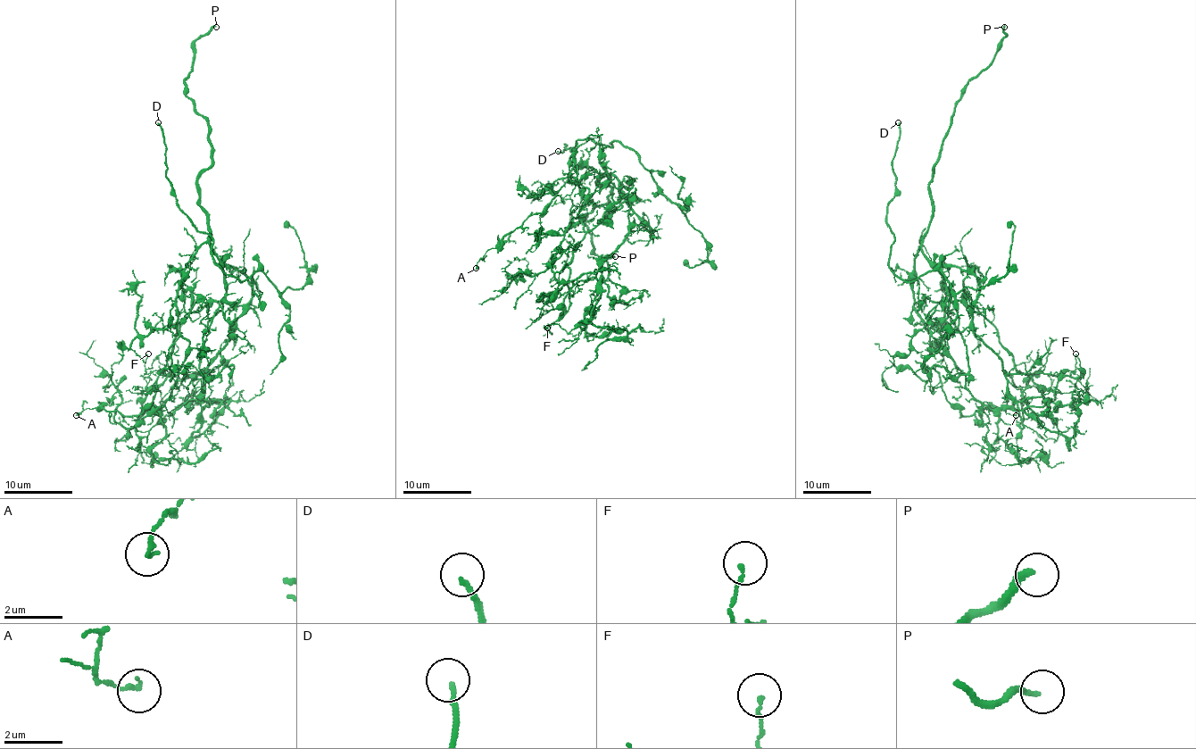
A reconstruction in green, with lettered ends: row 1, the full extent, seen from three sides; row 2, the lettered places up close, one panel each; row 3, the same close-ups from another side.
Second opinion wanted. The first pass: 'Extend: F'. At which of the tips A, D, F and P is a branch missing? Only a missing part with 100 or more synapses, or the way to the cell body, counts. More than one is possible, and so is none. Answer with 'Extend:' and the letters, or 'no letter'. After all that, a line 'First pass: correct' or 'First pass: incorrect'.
Extend: P
First pass: incorrect

